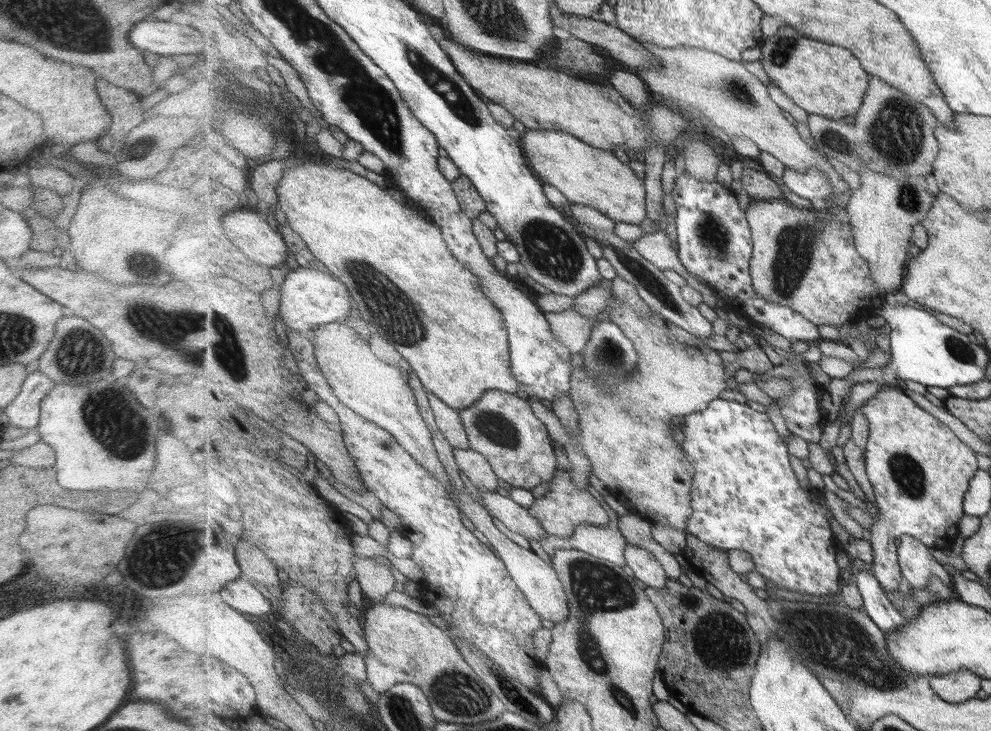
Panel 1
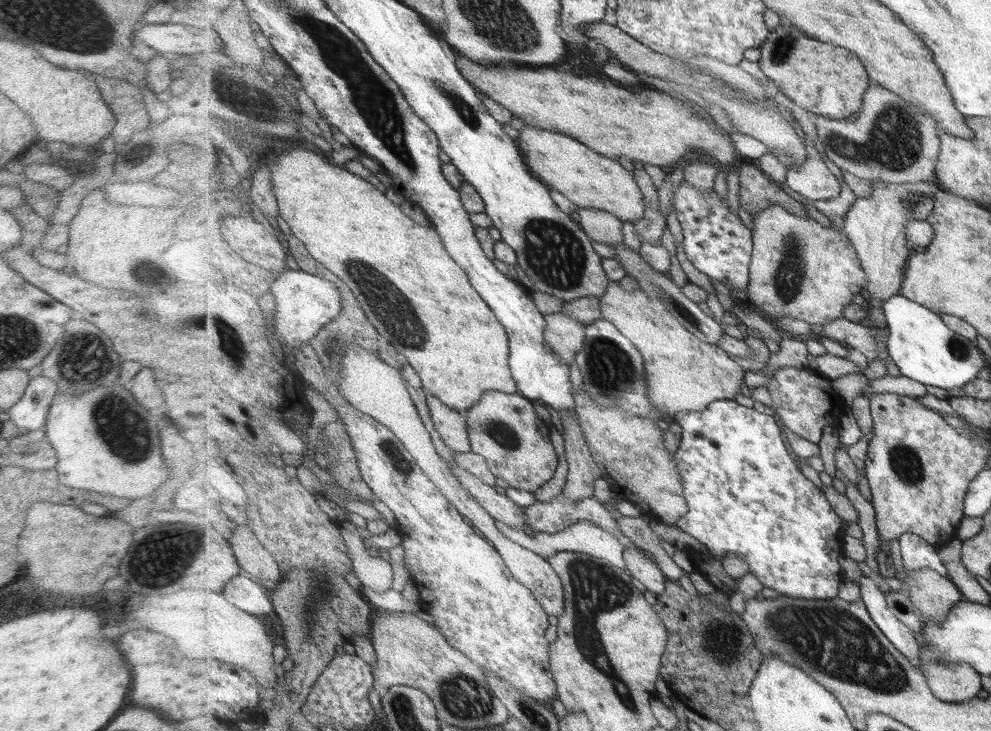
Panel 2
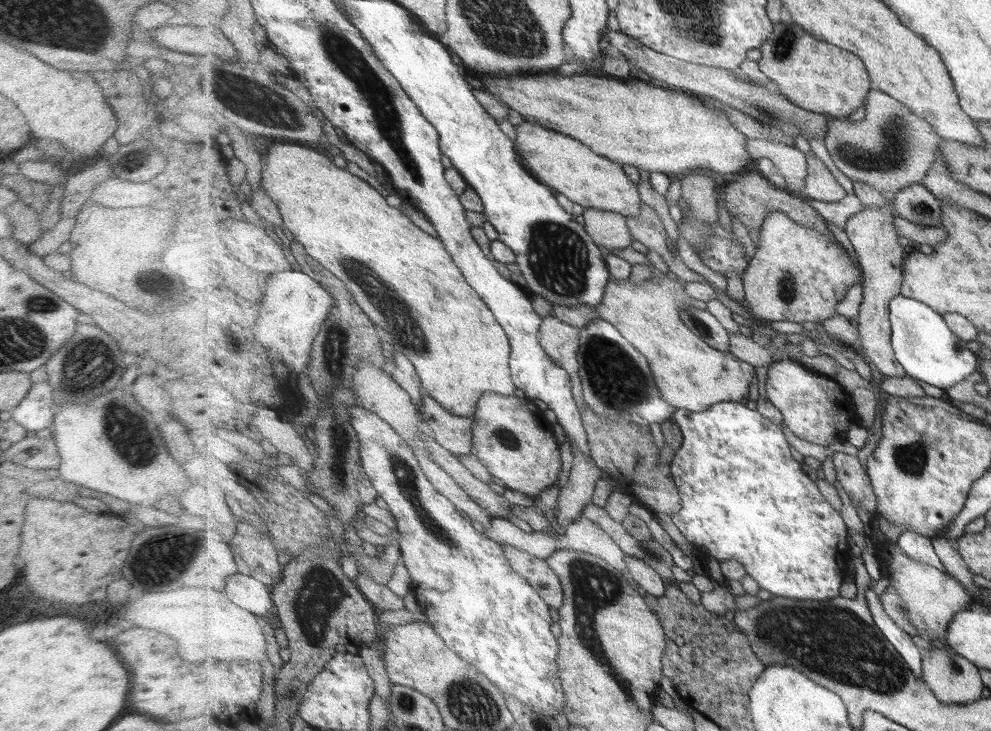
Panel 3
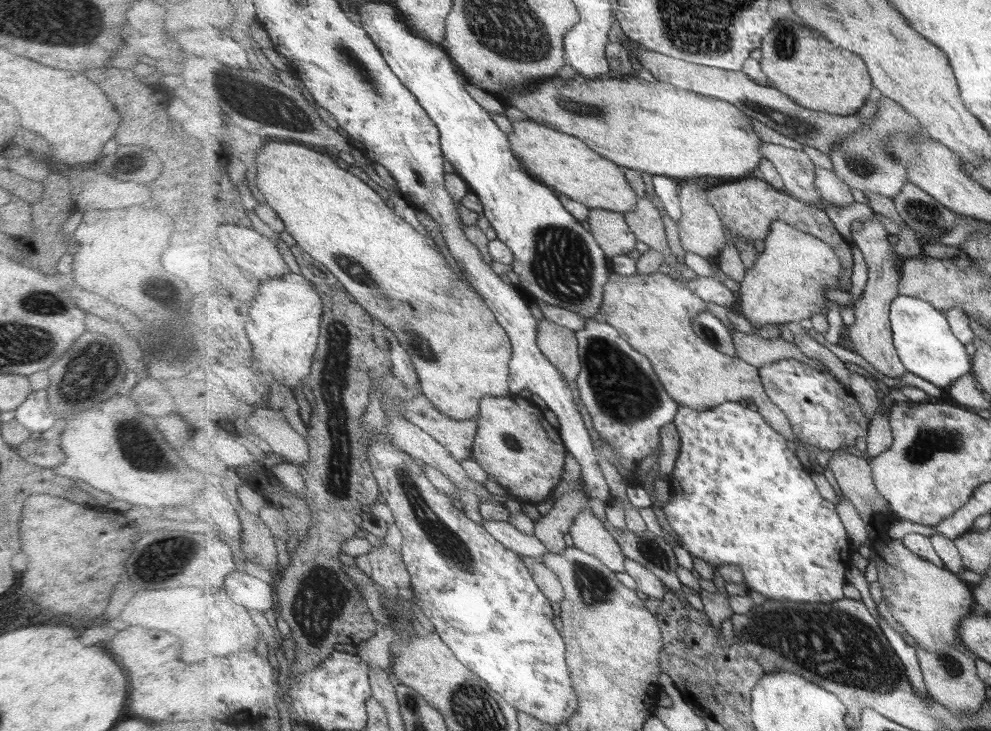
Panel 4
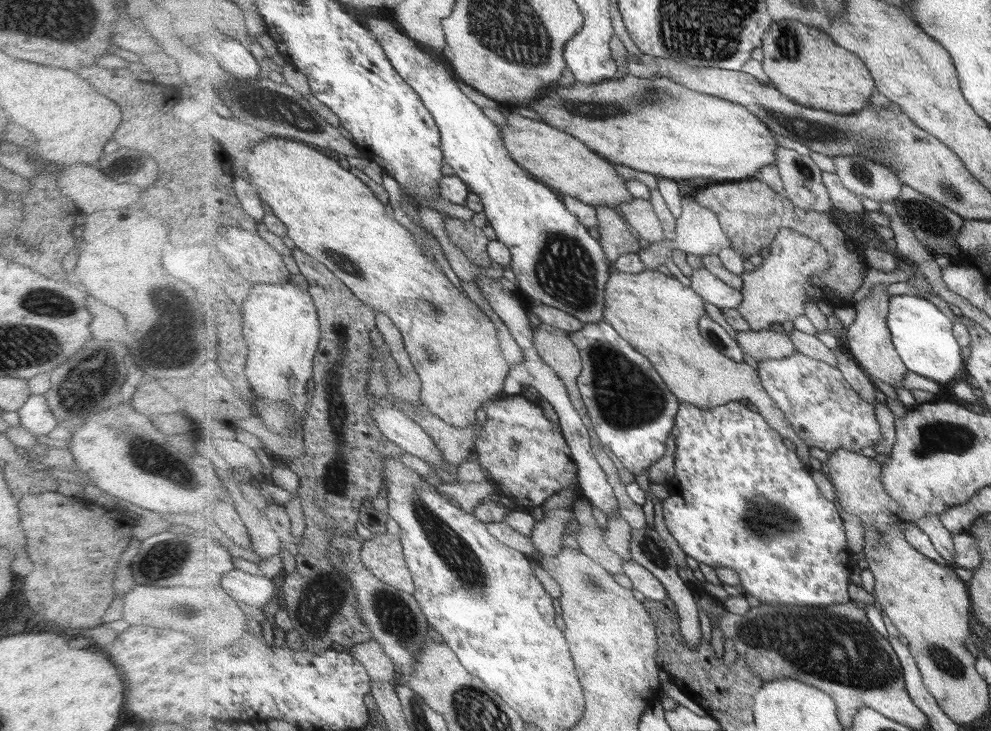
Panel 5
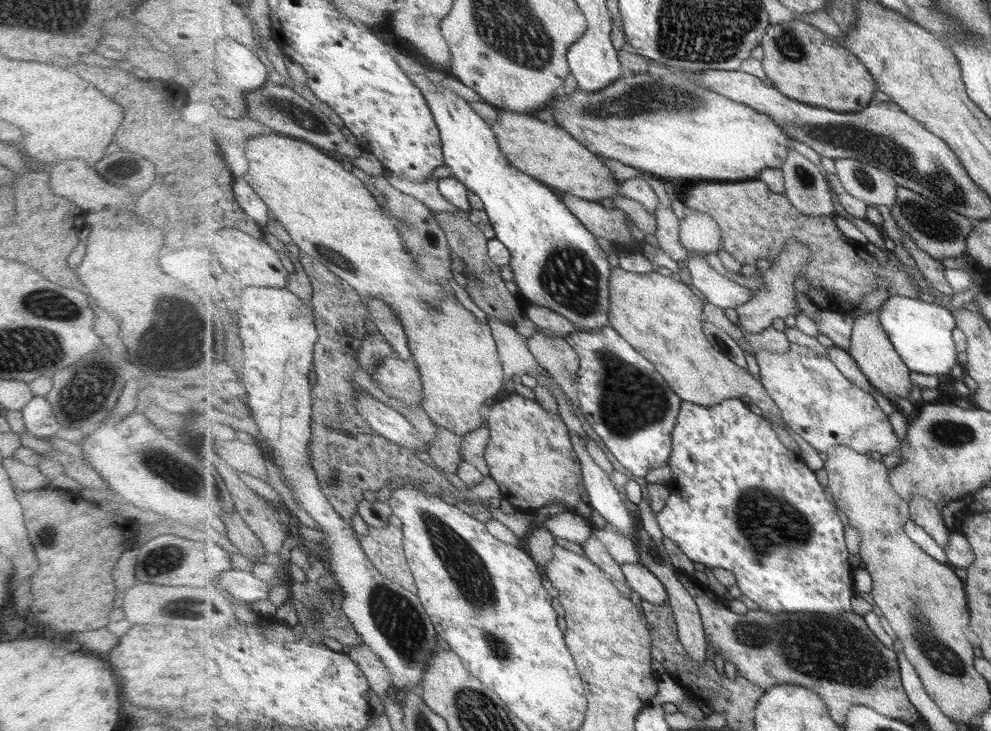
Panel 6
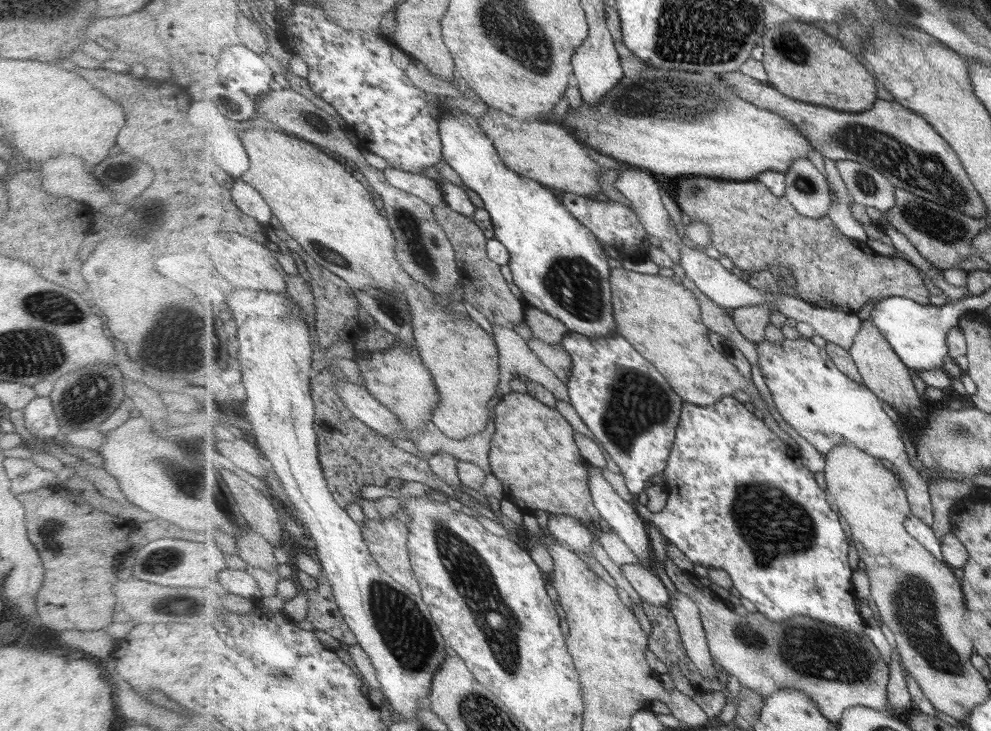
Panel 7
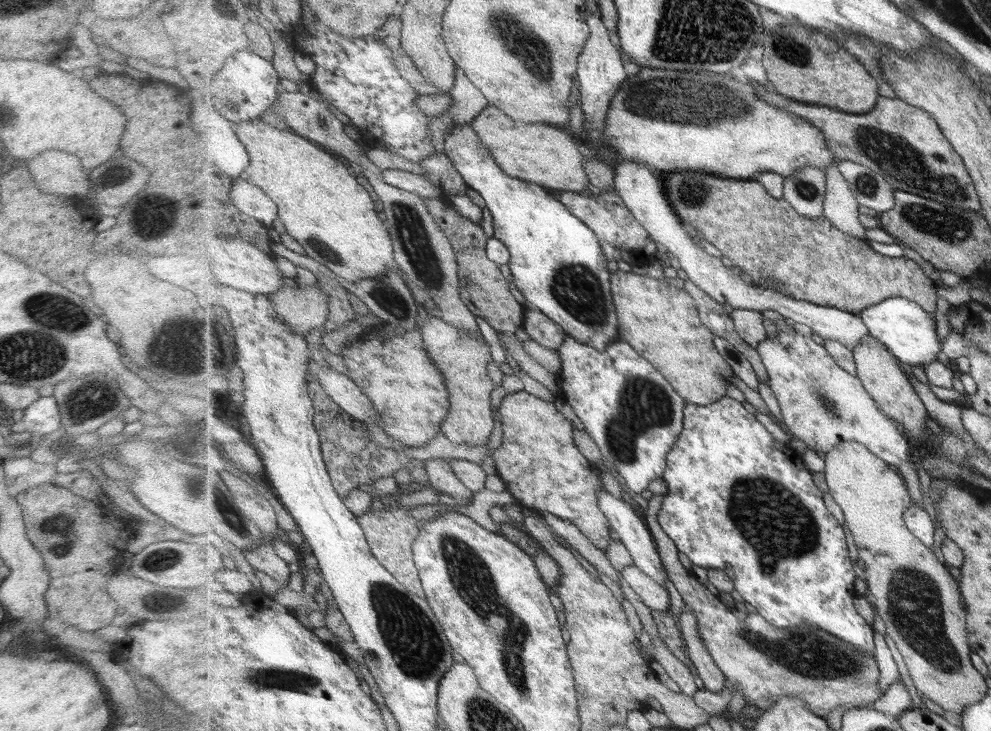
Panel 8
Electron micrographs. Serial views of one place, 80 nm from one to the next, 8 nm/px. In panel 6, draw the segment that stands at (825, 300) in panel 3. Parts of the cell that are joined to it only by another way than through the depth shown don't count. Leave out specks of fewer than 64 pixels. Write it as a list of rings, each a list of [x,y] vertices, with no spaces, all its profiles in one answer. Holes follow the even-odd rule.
[[[789,241],[772,264],[771,269],[762,274],[755,274],[763,279],[765,285],[760,290],[753,290],[755,293],[753,300],[749,300],[747,304],[736,309],[739,315],[739,326],[743,329],[744,334],[762,334],[765,329],[773,326],[777,318],[783,319],[796,315],[795,307],[798,306],[798,302],[795,282],[799,280],[798,277],[803,273],[807,261],[810,260],[810,254],[812,252],[802,242]]]

